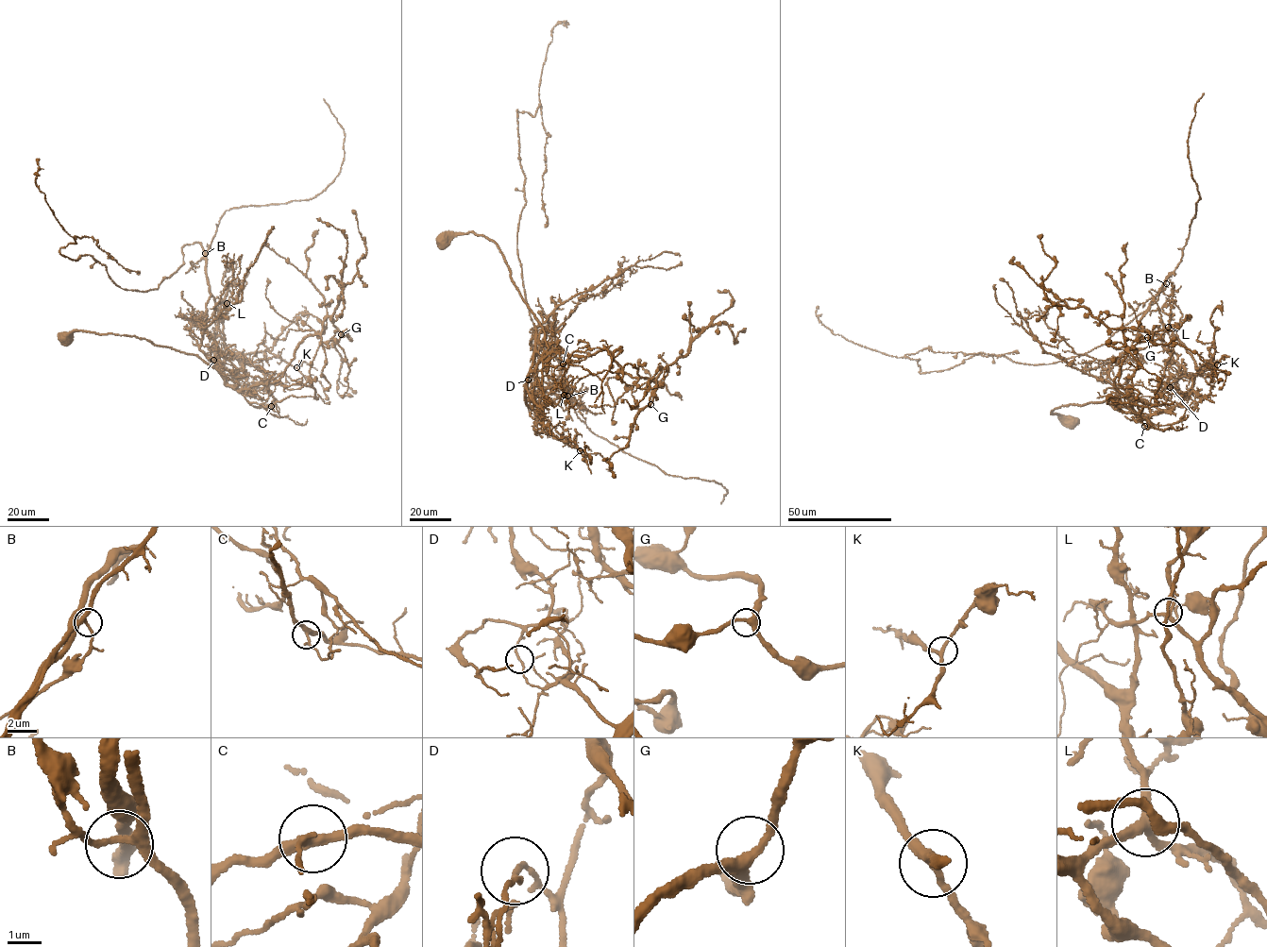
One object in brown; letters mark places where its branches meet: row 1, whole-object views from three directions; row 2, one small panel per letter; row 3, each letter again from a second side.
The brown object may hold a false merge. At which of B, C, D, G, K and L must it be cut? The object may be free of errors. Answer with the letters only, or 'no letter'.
D

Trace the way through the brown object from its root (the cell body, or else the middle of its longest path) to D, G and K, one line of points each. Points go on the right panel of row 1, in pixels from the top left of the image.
D: (1069, 421), (1051, 411), (1106, 400), (1121, 412), (1151, 415), (1163, 412), (1184, 397), (1170, 387)
G: (1069, 421), (1051, 411), (1106, 400), (1147, 417), (1135, 414), (1114, 380), (1128, 348), (1121, 329), (1147, 337)
K: (1069, 421), (1051, 411), (1106, 400), (1121, 412), (1165, 411), (1181, 401), (1212, 356), (1217, 364)

